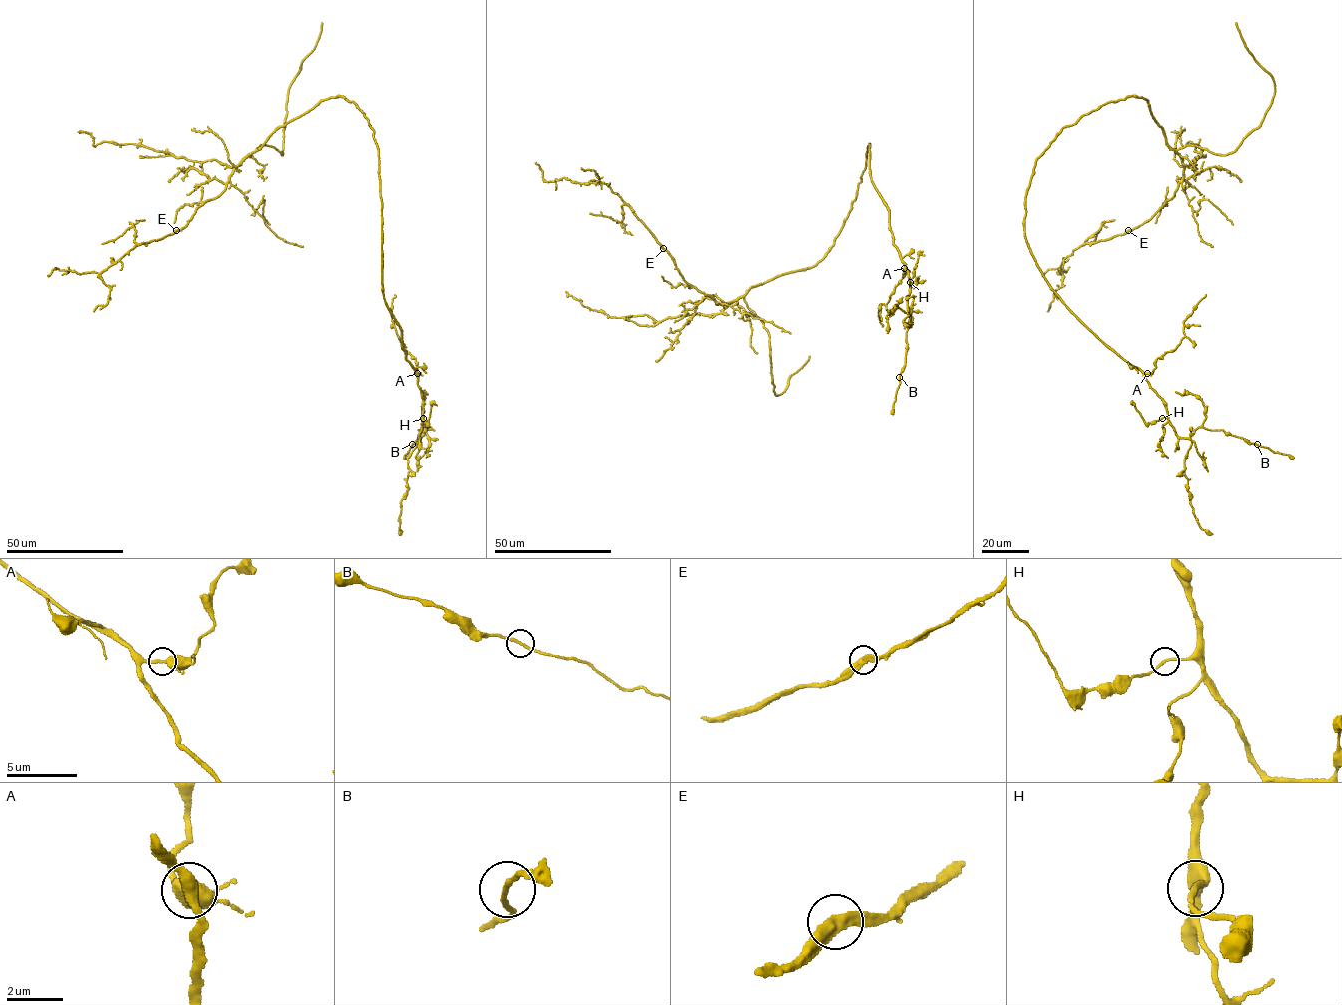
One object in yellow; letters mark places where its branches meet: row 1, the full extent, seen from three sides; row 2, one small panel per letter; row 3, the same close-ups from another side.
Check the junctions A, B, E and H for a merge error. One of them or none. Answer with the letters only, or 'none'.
none

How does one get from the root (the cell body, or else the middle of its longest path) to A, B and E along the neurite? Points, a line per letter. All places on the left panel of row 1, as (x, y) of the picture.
A: (370, 126), (378, 150), (382, 290), (386, 306), (401, 329), (405, 358), (417, 373)
B: (370, 126), (378, 150), (382, 290), (422, 399), (422, 435), (421, 427), (412, 445)
E: (370, 126), (344, 97), (321, 101), (279, 127), (235, 168), (226, 188), (176, 230)

